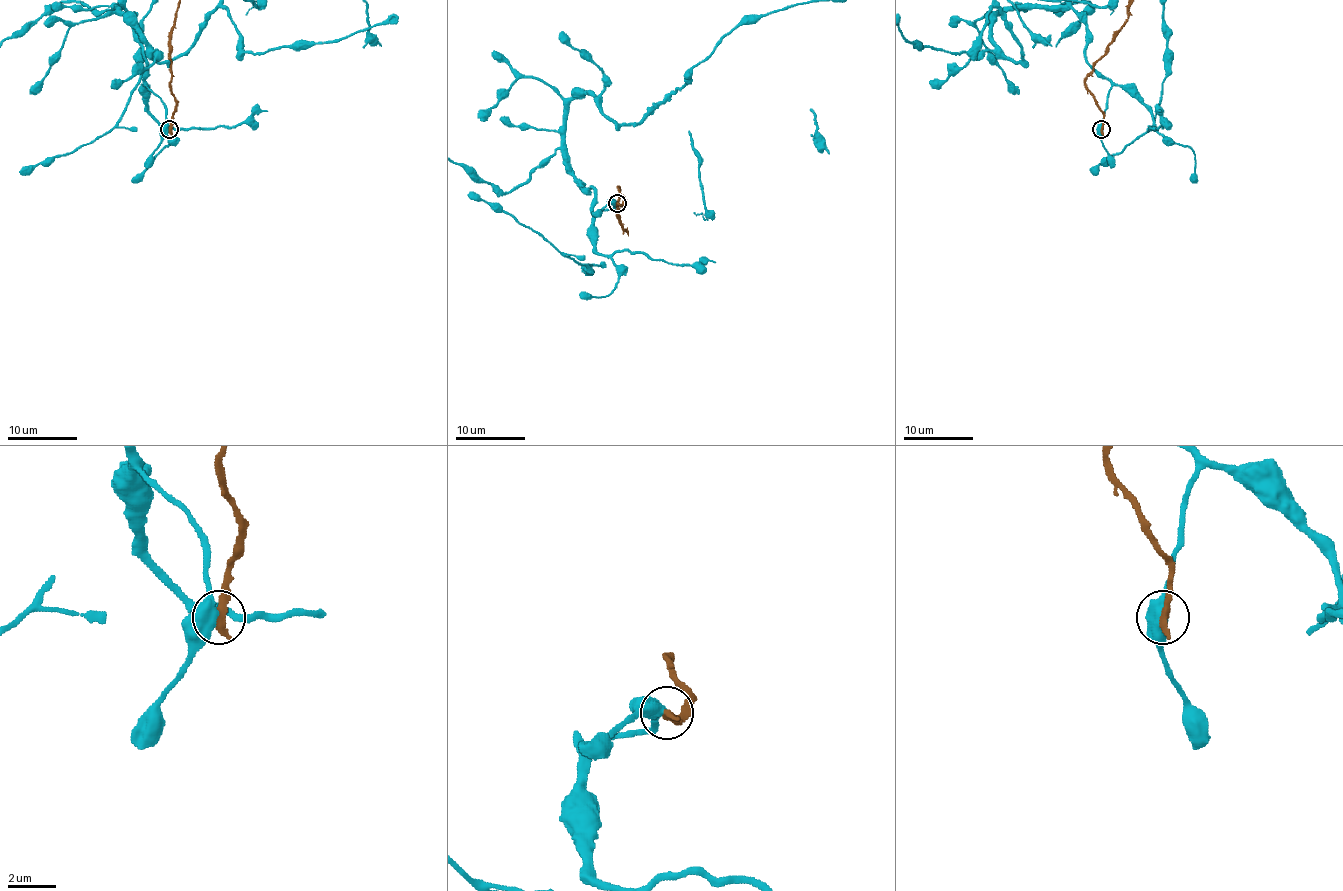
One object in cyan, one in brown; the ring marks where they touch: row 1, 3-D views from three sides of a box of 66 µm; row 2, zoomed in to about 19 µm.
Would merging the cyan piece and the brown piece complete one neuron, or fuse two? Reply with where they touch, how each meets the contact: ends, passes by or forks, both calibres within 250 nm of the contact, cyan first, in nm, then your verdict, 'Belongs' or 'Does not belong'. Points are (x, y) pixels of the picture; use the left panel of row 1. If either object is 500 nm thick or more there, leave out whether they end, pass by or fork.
Place: (169, 129). Thickness 500 nm (cyan) against 400 nm. Does not belong

